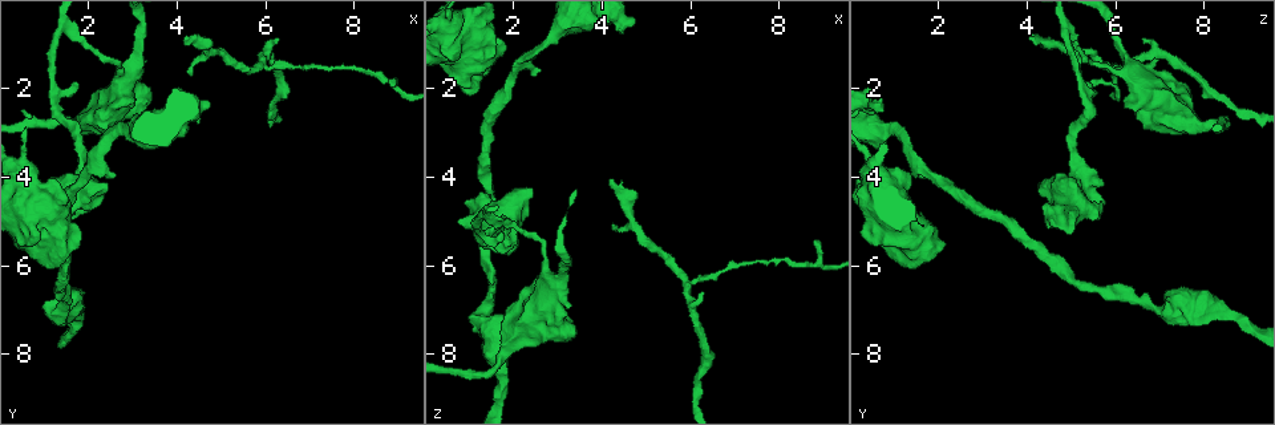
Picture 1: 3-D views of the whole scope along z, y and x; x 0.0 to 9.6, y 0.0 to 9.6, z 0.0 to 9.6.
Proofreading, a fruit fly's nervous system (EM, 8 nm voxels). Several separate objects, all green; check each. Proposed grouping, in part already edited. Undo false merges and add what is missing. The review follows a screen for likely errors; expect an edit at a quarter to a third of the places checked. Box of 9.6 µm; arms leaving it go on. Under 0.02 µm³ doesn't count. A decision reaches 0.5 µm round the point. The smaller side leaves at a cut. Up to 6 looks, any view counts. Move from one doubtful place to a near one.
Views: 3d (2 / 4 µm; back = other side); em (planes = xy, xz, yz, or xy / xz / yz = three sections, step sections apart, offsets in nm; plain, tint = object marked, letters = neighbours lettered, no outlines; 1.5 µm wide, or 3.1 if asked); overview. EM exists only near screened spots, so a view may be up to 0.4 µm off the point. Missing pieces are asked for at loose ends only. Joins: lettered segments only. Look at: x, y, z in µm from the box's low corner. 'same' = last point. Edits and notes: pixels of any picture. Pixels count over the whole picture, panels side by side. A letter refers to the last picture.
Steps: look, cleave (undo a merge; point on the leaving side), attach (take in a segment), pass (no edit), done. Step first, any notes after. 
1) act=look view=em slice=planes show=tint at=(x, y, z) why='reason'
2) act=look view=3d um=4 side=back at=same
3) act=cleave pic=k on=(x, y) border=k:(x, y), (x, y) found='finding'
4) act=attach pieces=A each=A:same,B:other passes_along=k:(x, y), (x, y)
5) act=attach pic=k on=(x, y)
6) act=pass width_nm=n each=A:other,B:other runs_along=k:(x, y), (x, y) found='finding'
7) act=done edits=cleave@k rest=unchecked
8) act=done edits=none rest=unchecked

act=look view=3d um=4 at=(4.15, 0.85, 4.05)

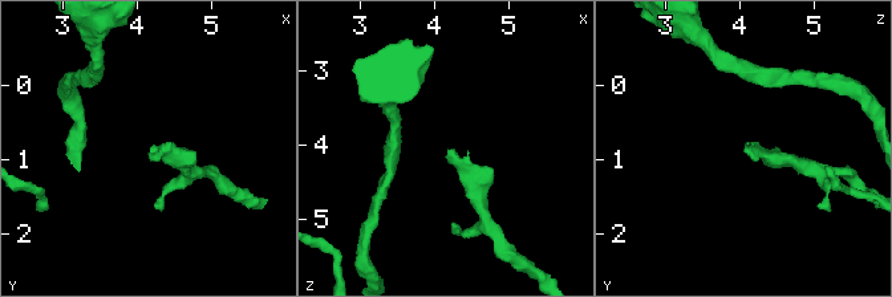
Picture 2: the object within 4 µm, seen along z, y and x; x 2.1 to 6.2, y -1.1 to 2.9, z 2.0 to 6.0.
act=look view=em slice=xz step=8 show=letters at=(4.15, 0.80, 4.05) why='need the tissue'

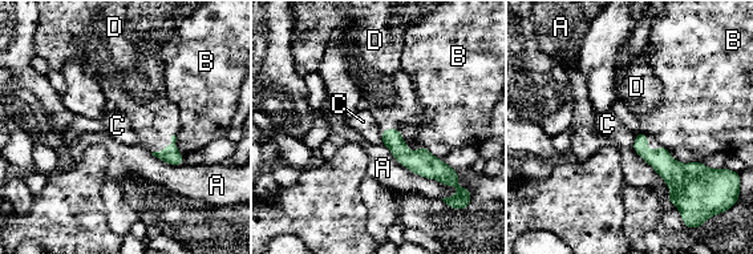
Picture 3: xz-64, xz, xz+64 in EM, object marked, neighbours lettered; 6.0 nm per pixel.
act=attach pieces=D width_nm=80 longest_contact=A:480nm each=A:other,B:other,C:other,D:same found='it goes on there'

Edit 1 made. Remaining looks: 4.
act=look view=3d um=4 at=(4.40, 2.30, 0.70) why='an open end'

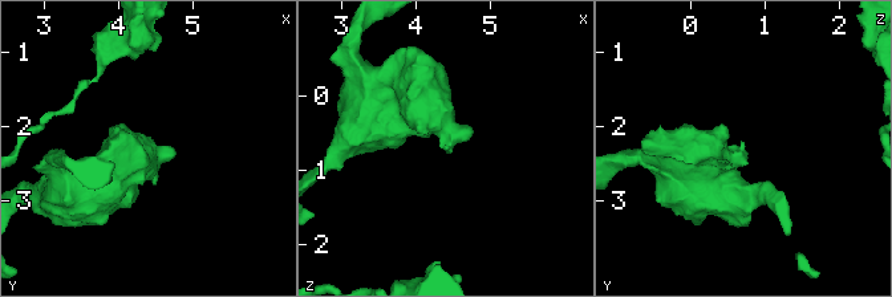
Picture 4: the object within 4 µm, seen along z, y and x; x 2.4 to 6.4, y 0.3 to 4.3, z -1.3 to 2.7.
act=look view=em slice=yz step=4 show=letters at=(4.40, 2.25, 0.70)

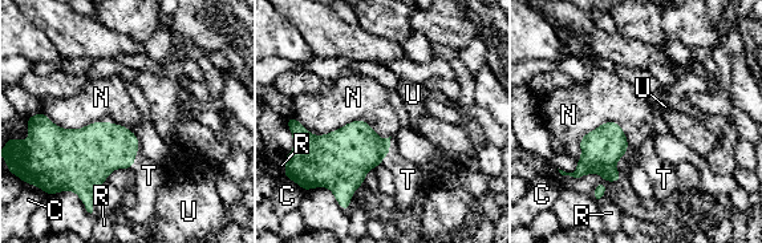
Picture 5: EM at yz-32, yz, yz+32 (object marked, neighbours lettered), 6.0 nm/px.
act=look view=em slice=planes show=letters at=same

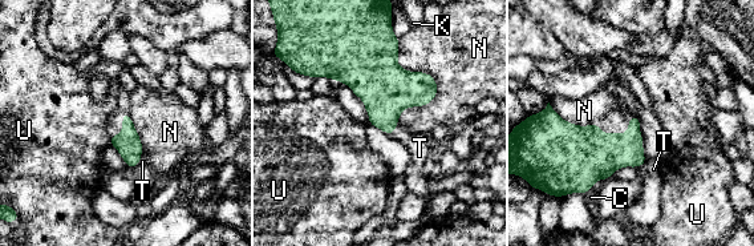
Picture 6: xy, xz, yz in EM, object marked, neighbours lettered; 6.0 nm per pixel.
act=attach pieces=T each=C:other,K:other,N:other,T:same,U:other found='the cell continues'

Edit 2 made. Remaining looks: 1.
act=done edits=attach@3,attach@6 rest=unchecked

